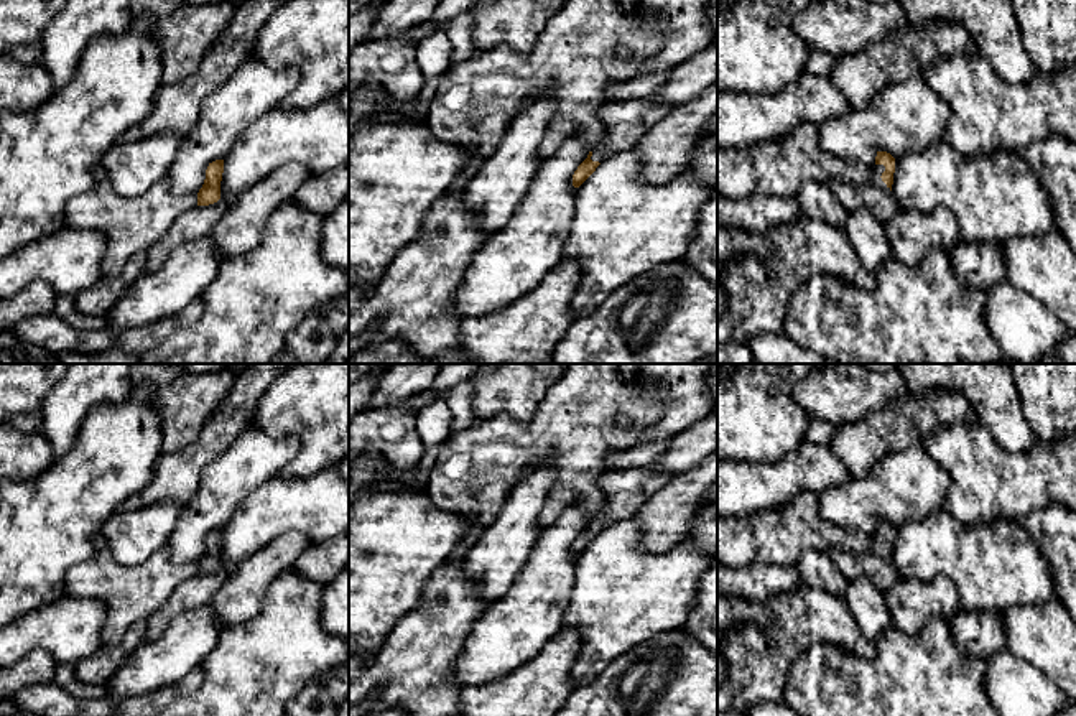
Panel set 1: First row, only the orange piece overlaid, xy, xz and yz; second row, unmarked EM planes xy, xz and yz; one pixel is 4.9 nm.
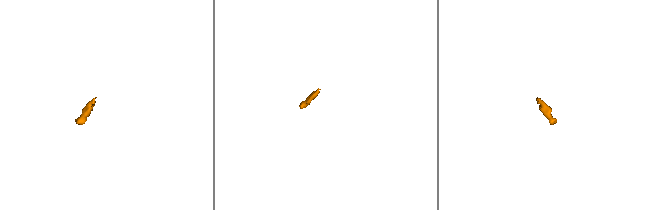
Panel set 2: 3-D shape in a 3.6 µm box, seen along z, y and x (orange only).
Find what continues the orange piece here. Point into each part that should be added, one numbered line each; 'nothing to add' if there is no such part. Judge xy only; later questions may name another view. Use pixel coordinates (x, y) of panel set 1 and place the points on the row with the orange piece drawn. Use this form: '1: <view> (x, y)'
1: xy (199, 221)

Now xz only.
1: xz (626, 122)

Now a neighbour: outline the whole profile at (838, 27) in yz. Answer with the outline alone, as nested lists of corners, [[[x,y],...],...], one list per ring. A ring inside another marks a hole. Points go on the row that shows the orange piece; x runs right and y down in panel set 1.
[[[811,0],[793,20],[795,31],[811,49],[836,59],[862,51],[907,25],[900,3],[870,0]]]

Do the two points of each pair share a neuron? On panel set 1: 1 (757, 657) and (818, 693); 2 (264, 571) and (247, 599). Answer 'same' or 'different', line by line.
1: different
2: same

